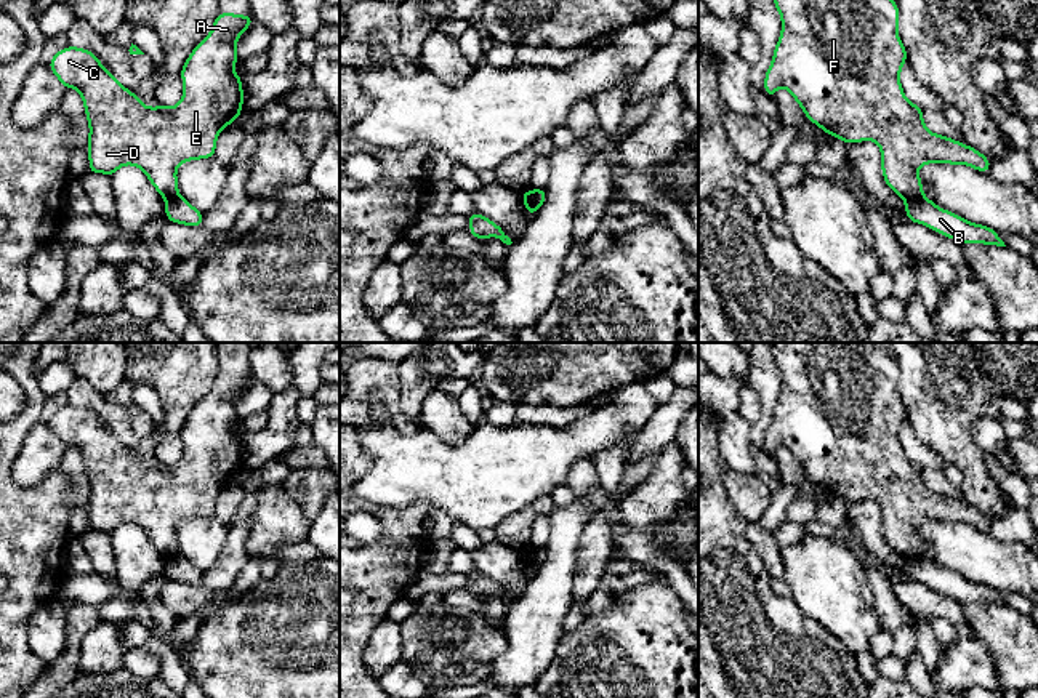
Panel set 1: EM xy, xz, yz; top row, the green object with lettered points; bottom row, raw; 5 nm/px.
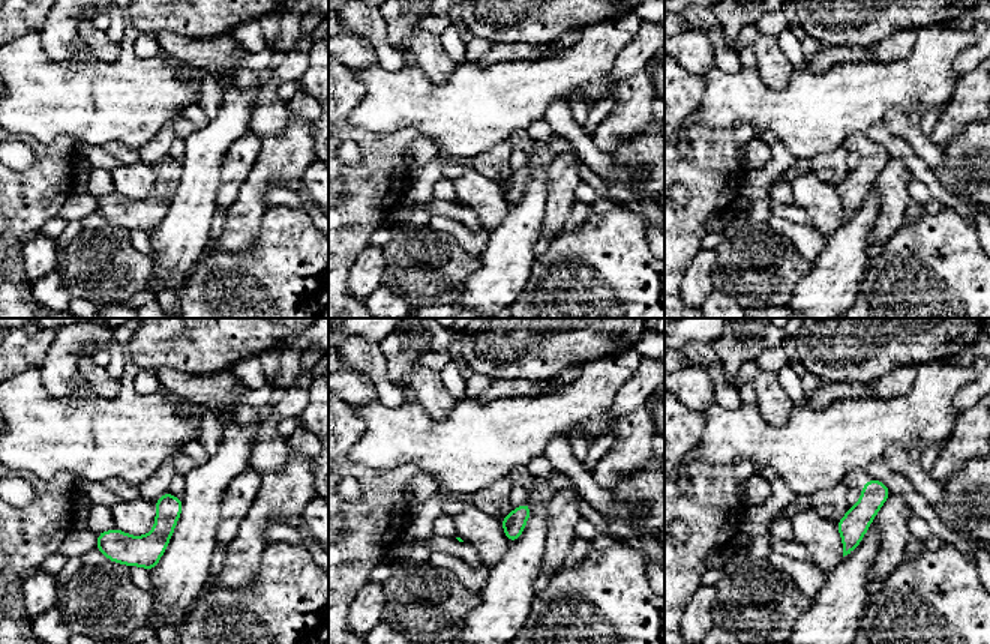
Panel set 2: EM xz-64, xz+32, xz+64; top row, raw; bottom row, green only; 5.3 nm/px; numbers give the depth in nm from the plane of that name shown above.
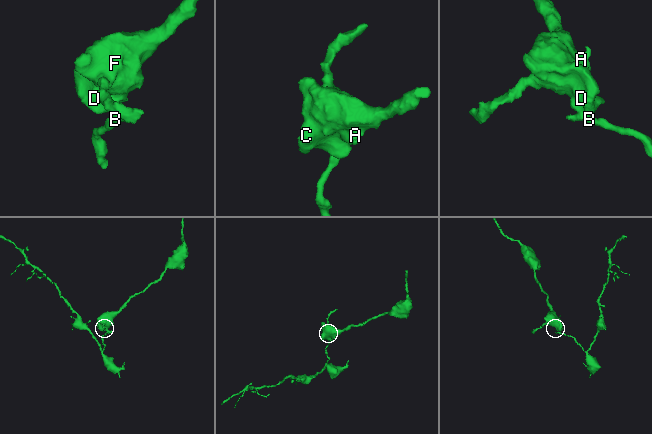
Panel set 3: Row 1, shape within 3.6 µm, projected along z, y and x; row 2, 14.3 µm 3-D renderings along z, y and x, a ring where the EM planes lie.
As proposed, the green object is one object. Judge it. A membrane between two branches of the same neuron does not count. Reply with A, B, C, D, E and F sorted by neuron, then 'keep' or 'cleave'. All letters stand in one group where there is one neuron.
A C D E F / B | cleave

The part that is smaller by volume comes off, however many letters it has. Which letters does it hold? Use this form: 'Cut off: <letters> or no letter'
Cut off: B

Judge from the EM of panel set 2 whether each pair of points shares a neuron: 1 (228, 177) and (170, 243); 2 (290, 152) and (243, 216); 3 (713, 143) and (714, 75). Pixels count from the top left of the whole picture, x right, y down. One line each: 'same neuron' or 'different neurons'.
1: different neurons
2: same neuron
3: different neurons

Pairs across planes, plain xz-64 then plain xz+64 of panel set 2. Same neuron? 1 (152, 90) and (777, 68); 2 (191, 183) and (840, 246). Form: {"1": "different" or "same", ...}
{"1": "different", "2": "same"}

